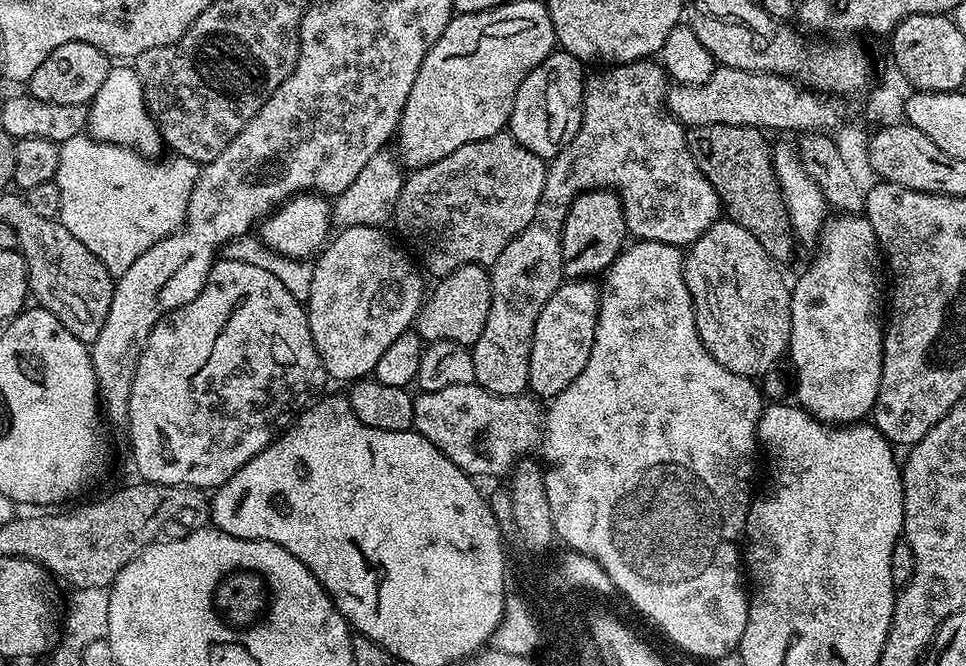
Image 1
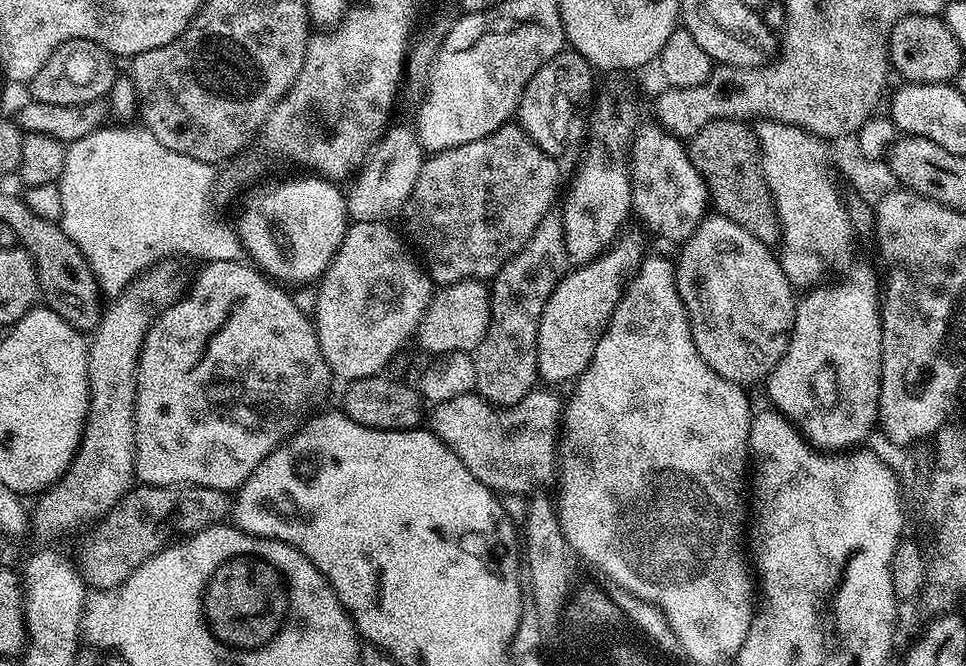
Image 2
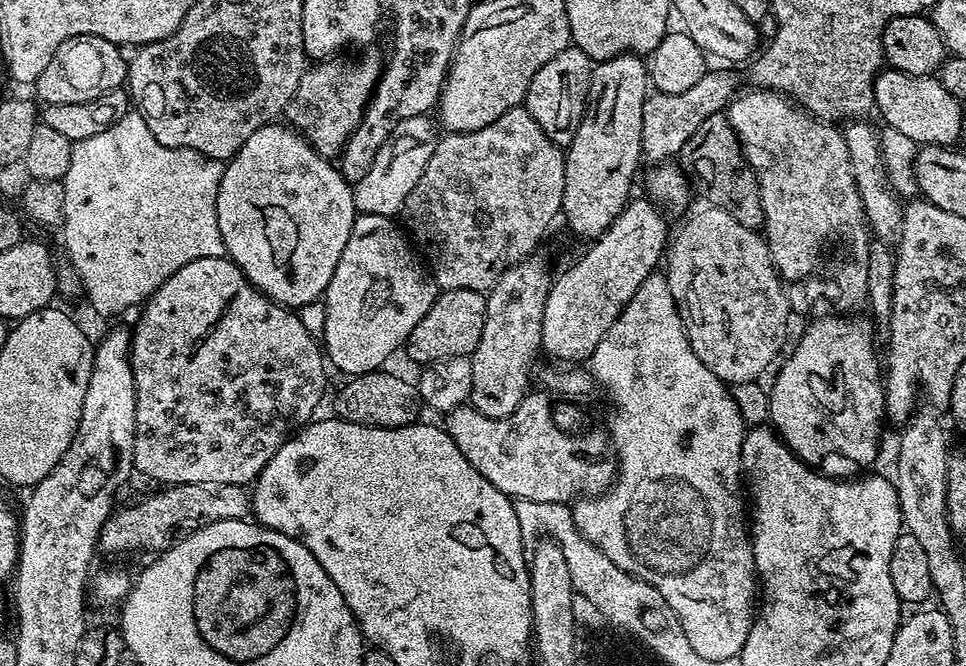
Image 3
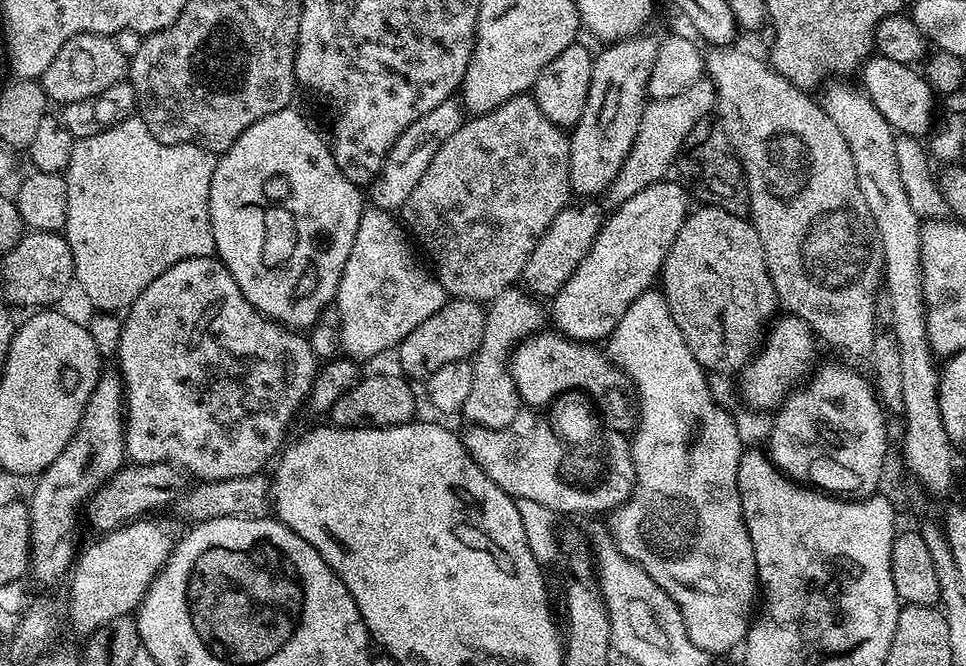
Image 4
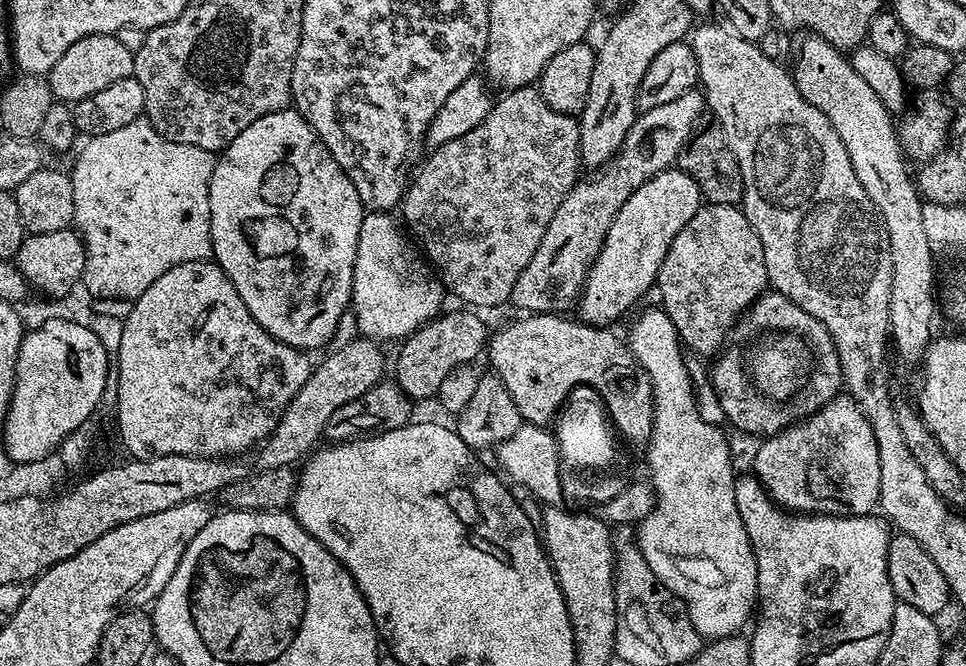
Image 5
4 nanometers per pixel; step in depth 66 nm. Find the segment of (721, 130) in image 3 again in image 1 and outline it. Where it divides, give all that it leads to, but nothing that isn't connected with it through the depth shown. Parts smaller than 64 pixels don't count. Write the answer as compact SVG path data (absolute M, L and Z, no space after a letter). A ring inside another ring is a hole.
M698 126L687 129L688 149L698 162L698 170L706 174L710 186L718 194L723 211L727 219L734 221L742 230L750 230L754 238L762 245L762 250L770 254L770 258L777 262L788 260L798 249L796 235L792 232L790 214L786 210L786 202L780 193L780 184L776 180L776 171L772 165L772 148L763 131L759 128L747 128L746 126Z

